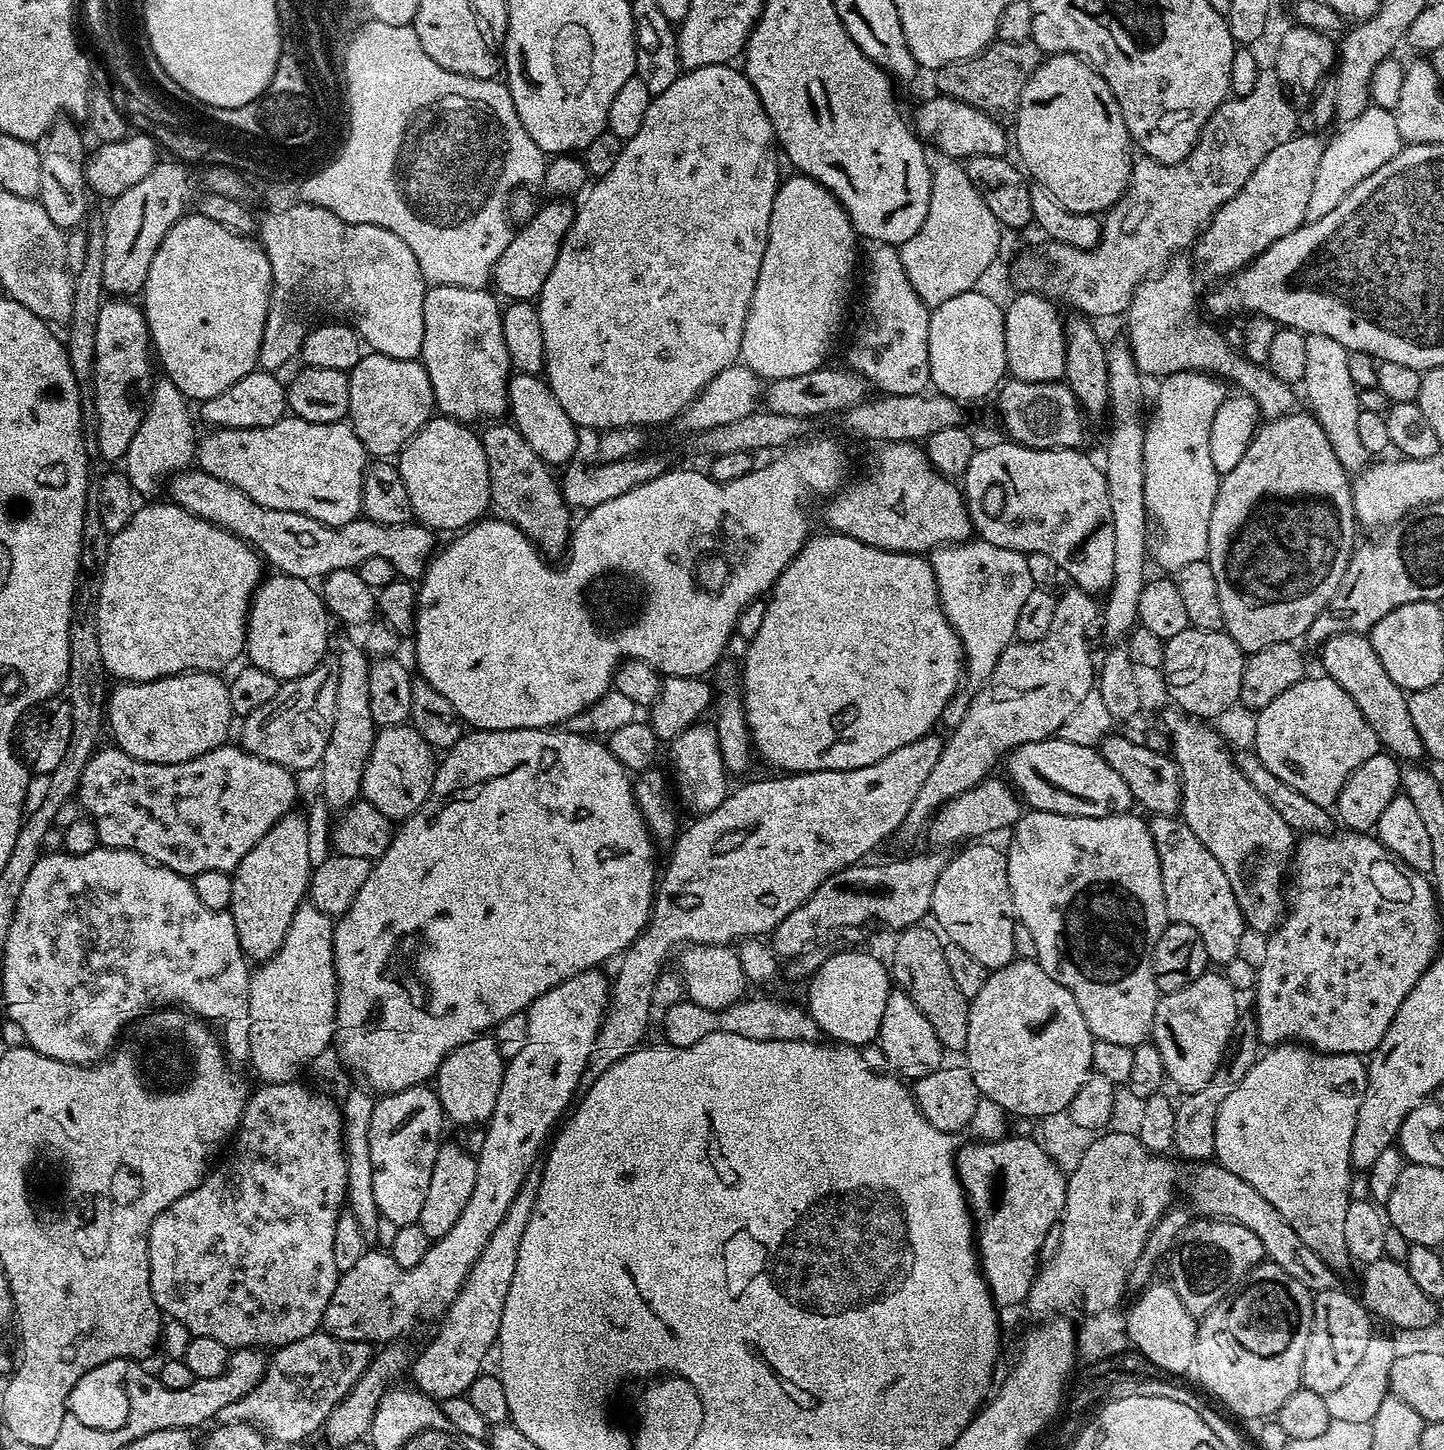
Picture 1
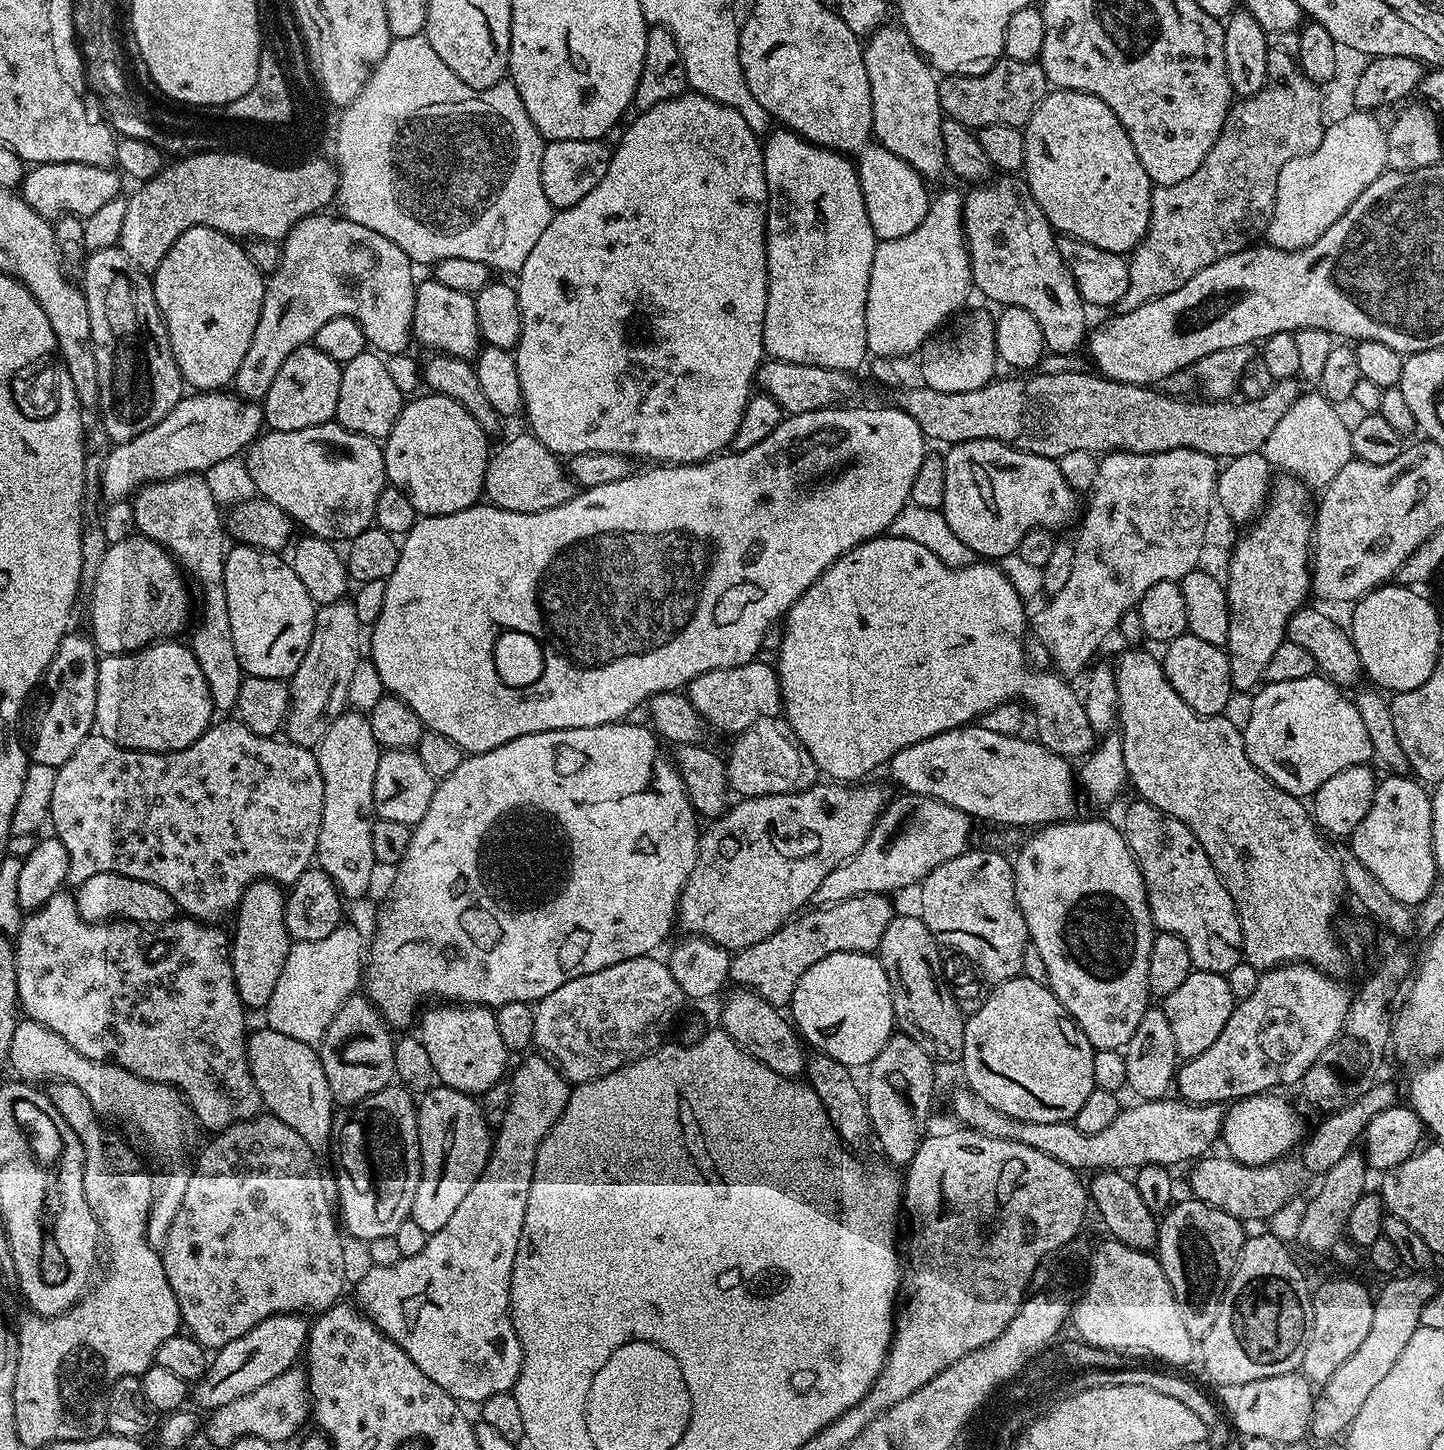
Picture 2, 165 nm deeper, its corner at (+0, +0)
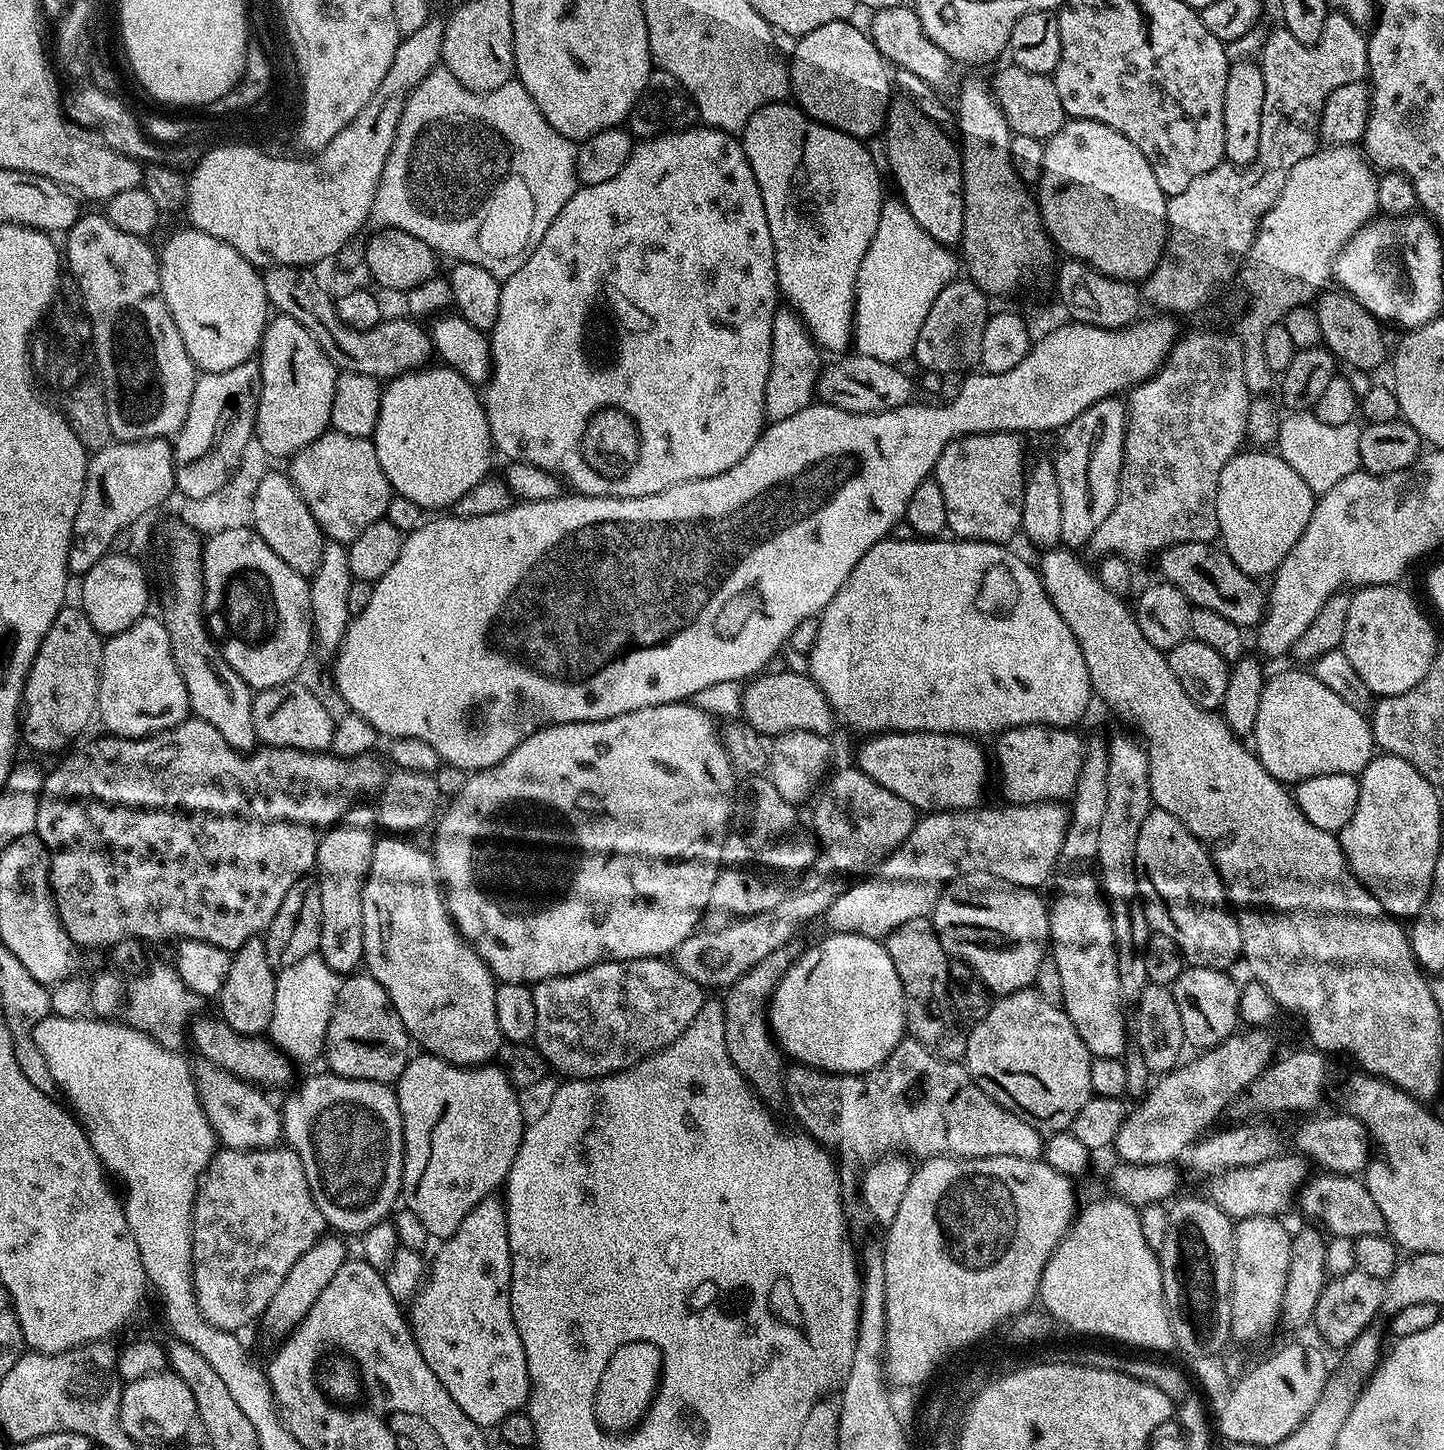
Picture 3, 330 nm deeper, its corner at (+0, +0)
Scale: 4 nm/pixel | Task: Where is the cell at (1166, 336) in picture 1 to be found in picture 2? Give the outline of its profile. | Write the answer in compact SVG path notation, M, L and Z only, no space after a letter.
M1305 391L1296 399L1294 406L1282 414L1278 426L1274 426L1270 438L1263 446L1263 456L1273 469L1290 473L1313 489L1323 489L1325 484L1332 481L1334 474L1338 474L1338 470L1342 470L1342 466L1354 458L1352 430L1349 421L1340 417L1339 410L1322 391Z

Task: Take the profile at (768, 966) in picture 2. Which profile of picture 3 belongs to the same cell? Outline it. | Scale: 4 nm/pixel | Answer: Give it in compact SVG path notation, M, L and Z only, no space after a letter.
M790 943L782 950L774 950L758 962L742 978L738 978L723 993L724 1033L726 1034L726 1050L730 1054L730 1062L738 1066L742 1078L755 1095L764 1101L769 1109L776 1110L779 1104L785 1103L784 1073L785 1065L780 1065L782 1053L772 1029L768 1027L768 1001L772 999L778 982L786 974L788 967L796 960L798 948Z

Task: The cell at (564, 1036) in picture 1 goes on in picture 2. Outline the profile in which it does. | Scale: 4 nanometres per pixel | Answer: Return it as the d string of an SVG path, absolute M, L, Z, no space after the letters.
M543 1054L532 1055L525 1055L521 1059L525 1060L516 1069L511 1069L510 1110L506 1110L506 1118L502 1118L499 1128L495 1129L486 1170L482 1170L478 1182L470 1186L450 1222L446 1222L442 1230L429 1235L426 1246L422 1246L422 1254L405 1256L394 1262L394 1266L369 1267L369 1272L356 1284L355 1303L372 1325L406 1350L414 1366L418 1366L430 1382L438 1382L446 1394L465 1405L479 1406L494 1394L512 1392L522 1370L524 1355L512 1325L510 1307L514 1258L522 1238L526 1198L530 1198L530 1182L534 1178L538 1150L548 1131L564 1113L570 1095L569 1081L565 1080L560 1069Z

